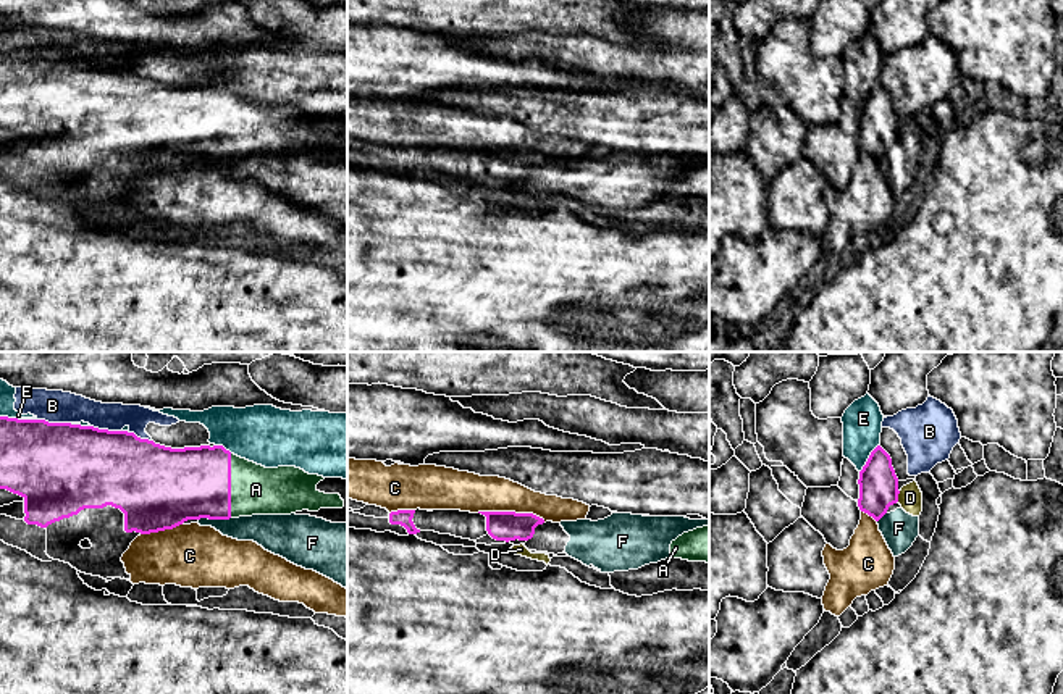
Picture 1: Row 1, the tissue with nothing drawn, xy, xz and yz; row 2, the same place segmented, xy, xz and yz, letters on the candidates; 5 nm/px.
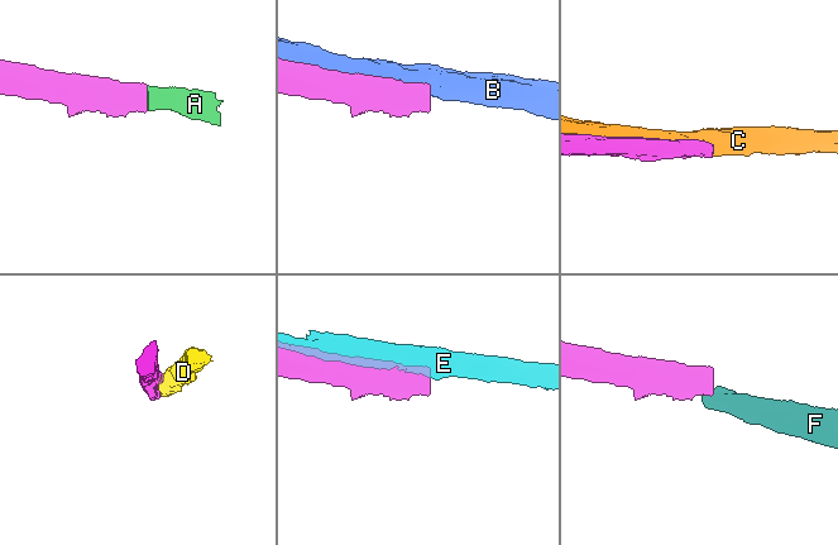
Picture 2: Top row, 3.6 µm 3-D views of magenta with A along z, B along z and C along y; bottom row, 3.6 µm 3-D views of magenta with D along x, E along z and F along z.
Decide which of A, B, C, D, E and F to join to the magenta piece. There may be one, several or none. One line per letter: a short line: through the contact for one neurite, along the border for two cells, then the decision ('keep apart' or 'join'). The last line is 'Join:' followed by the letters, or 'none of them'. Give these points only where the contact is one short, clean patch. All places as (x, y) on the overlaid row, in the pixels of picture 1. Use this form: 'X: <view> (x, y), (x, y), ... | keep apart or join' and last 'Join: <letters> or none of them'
A: xy (191, 483), (230, 486), (256, 489) | join
B: keep apart
C: keep apart
D: keep apart
E: keep apart
F: xy (230, 517), (199, 520) | keep apart
Join: A

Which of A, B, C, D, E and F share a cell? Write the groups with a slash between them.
A / B / C / D F / E

